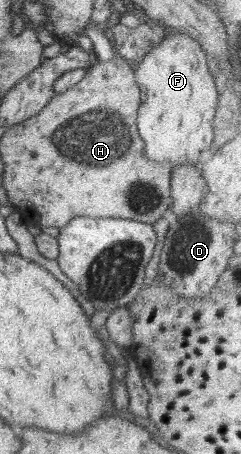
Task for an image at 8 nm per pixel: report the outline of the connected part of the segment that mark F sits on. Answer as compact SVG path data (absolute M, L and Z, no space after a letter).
M171 29L150 47L134 70L141 100L136 126L144 142L145 155L150 160L169 159L175 165L183 161L199 163L201 153L211 147L211 121L217 109L217 77L209 72L208 58L191 34Z

